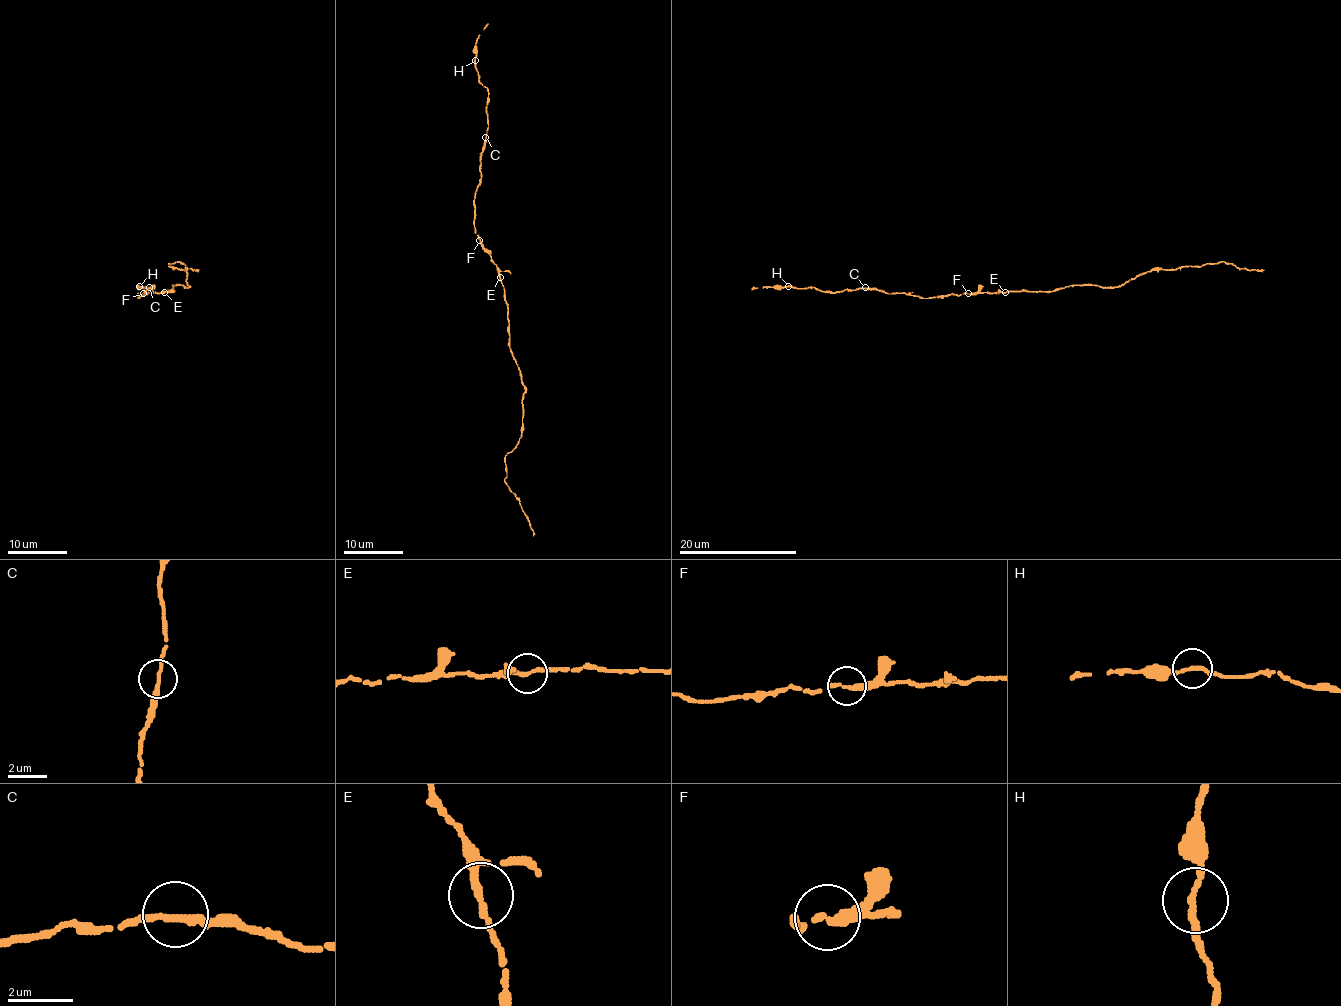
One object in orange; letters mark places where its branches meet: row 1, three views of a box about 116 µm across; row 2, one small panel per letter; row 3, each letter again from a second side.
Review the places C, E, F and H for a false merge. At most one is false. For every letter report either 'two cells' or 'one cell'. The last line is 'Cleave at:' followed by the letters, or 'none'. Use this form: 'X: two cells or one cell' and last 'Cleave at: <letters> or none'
C: one cell
E: one cell
F: one cell
H: one cell
Cleave at: none

